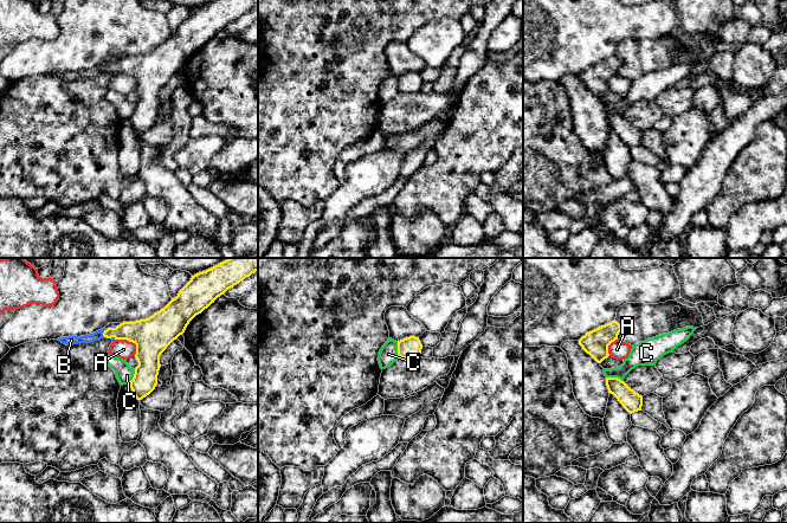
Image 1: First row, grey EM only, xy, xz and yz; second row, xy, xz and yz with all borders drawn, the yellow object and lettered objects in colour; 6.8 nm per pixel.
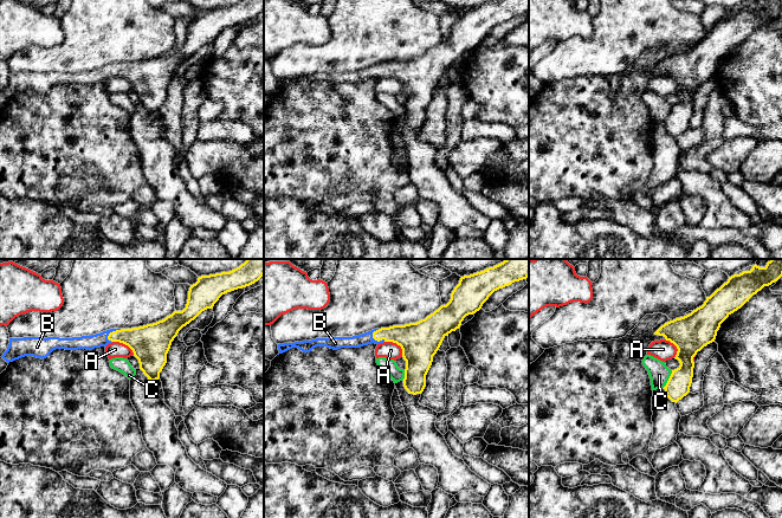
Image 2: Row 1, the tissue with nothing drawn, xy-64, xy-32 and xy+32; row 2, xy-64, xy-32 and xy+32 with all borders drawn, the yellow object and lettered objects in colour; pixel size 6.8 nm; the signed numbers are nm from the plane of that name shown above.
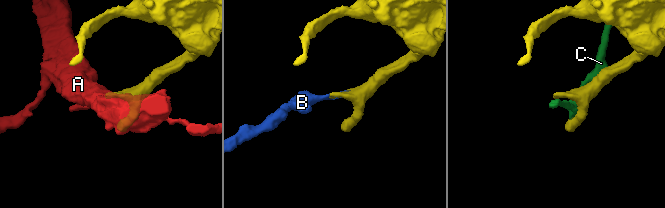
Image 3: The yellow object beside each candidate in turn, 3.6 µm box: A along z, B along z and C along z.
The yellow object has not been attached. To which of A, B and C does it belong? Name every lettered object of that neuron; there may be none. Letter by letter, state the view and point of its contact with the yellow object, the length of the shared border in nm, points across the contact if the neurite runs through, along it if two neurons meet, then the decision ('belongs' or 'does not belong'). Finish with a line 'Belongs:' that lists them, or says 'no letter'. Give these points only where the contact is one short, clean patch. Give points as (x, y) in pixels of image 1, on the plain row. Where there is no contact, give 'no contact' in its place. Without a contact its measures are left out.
A: xy (130, 76) | 180 nm | does not belong
B: xy (103, 69) | 70 nm | across xy (140, 68), (103, 69), (88, 73) | belongs
C: yz (614, 113) | 120 nm | along yz (606, 111), (617, 111), (623, 116) | does not belong
Belongs: B

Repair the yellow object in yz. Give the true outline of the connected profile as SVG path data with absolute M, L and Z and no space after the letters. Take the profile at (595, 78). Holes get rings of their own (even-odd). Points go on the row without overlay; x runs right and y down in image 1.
M614 54L605 60L601 60L579 75L582 84L592 91L598 98L601 98L609 91L608 80L618 75L621 66L620 59Z

